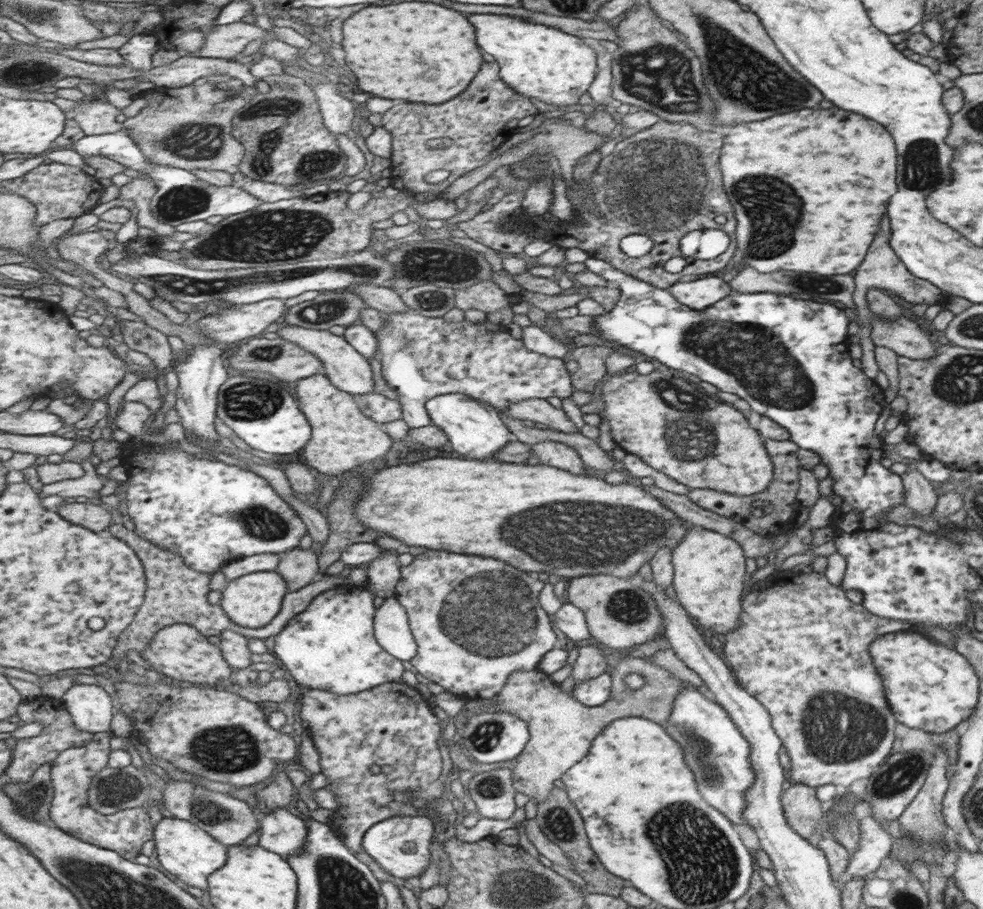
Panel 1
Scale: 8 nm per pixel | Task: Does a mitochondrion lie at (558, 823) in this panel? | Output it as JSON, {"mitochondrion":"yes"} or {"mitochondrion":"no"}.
{"mitochondrion":"yes"}

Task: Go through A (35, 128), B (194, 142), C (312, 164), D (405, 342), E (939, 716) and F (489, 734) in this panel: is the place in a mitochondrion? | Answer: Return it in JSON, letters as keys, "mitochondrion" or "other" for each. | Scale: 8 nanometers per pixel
{"A":"other","B":"mitochondrion","C":"mitochondrion","D":"mitochondrion","E":"other","F":"mitochondrion"}

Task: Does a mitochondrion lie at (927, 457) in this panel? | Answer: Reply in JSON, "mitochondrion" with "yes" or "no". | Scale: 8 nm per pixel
{"mitochondrion":"no"}

